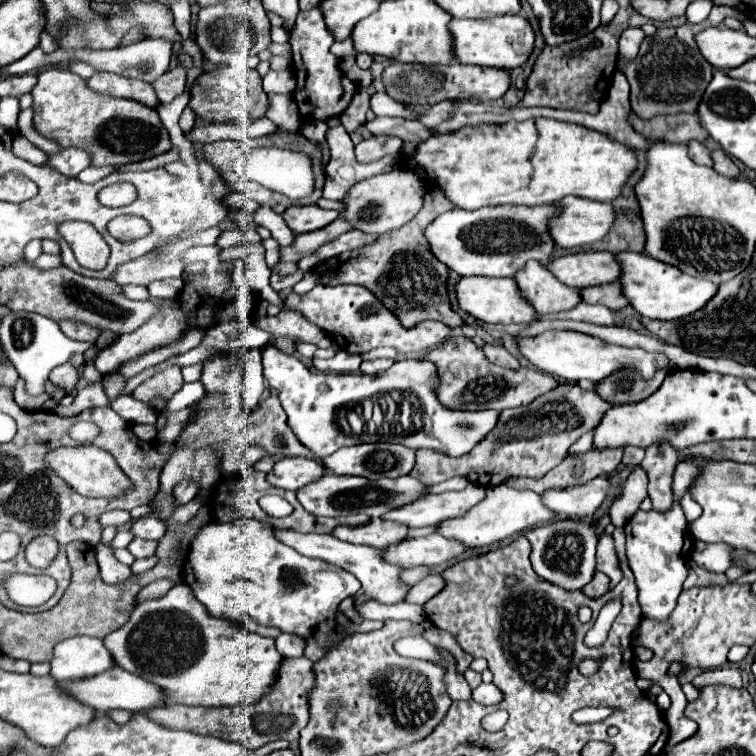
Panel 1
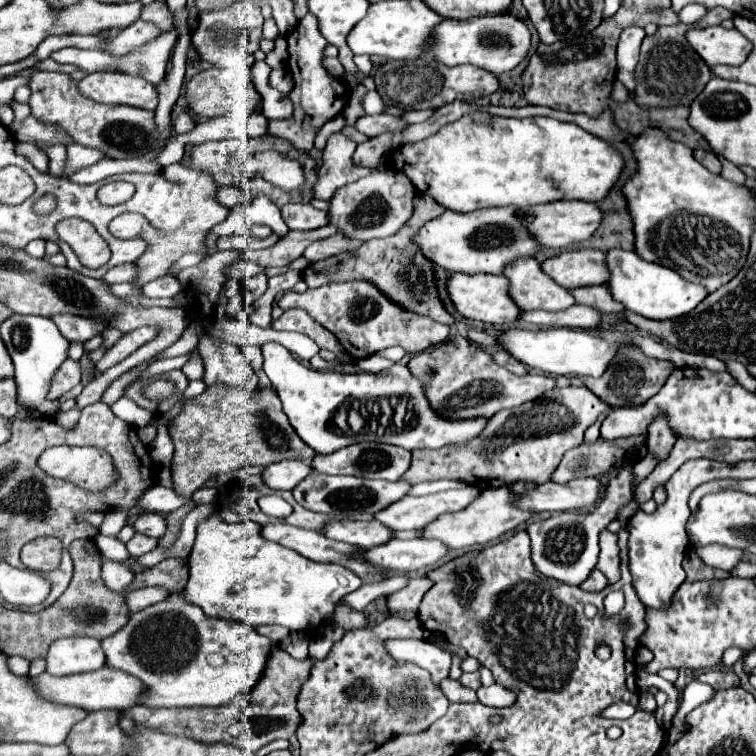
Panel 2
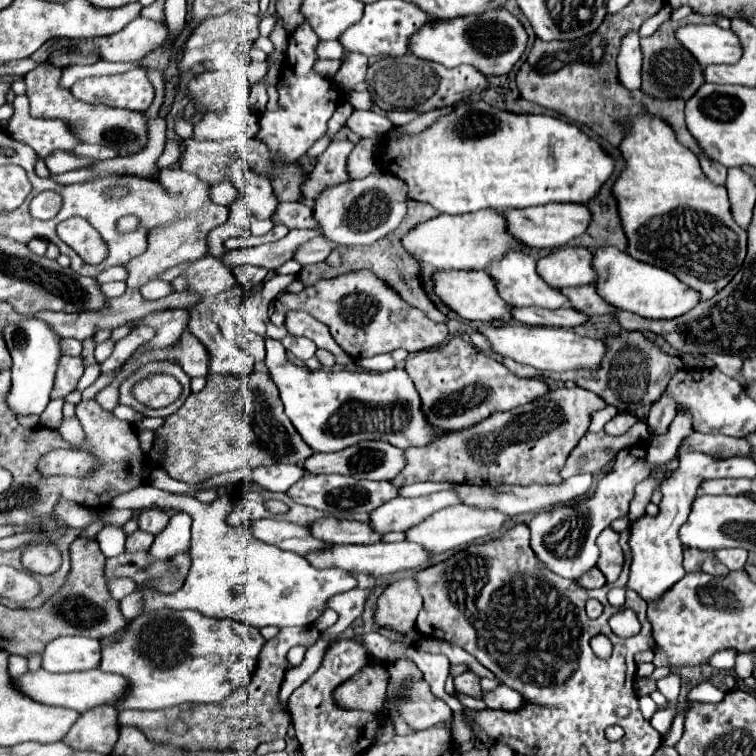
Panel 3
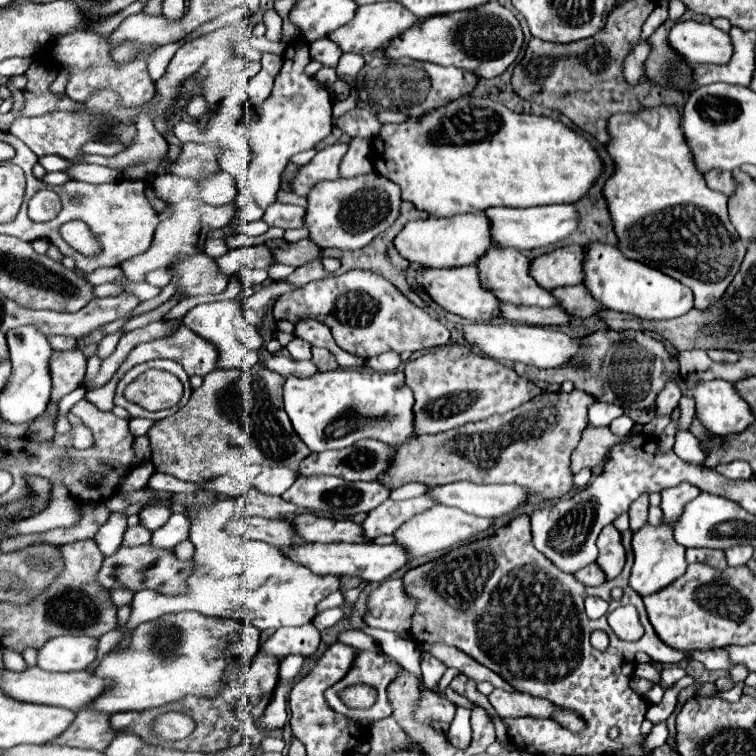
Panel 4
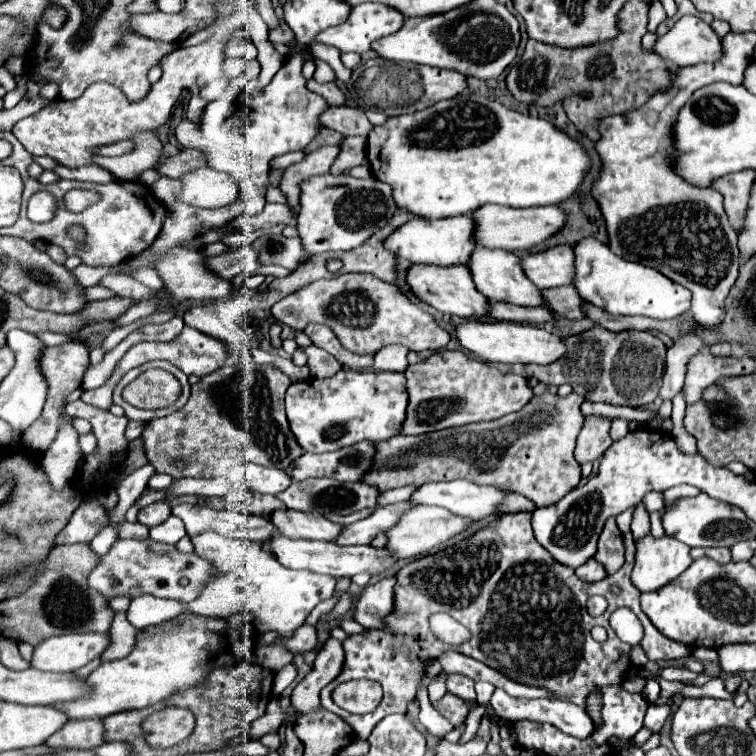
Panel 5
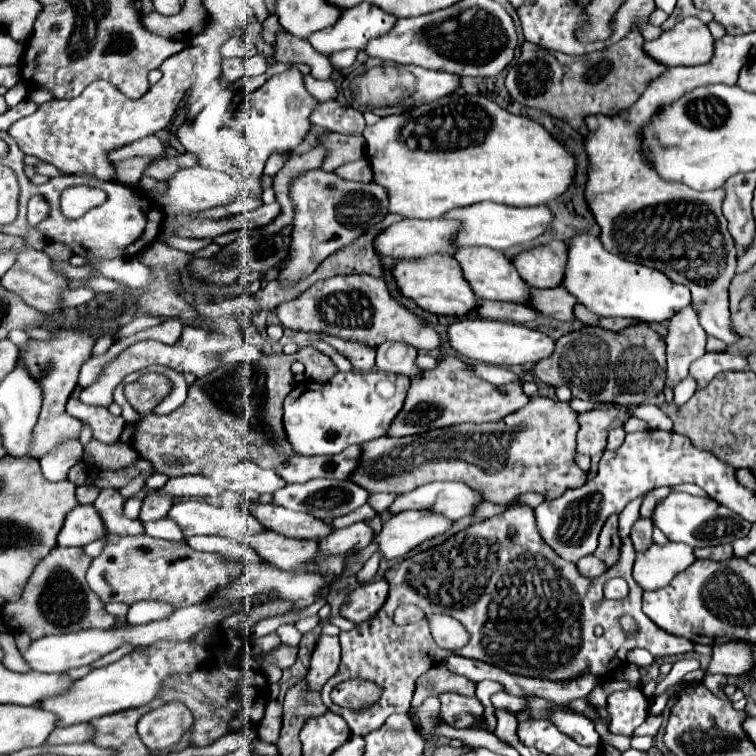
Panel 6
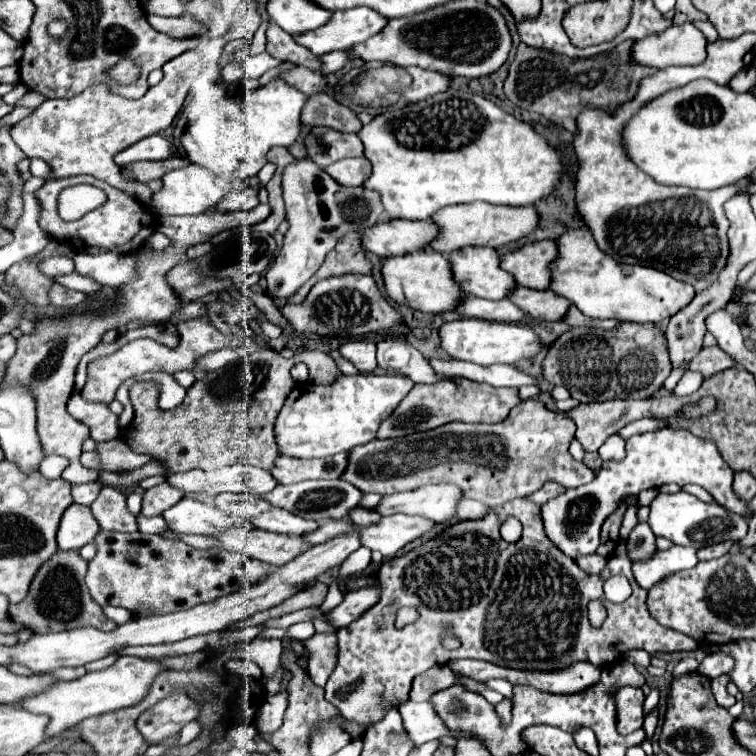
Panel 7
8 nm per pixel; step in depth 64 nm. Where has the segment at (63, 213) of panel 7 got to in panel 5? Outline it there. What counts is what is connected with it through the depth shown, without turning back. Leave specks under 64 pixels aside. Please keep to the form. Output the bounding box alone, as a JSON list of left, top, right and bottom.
[64,190,96,212]

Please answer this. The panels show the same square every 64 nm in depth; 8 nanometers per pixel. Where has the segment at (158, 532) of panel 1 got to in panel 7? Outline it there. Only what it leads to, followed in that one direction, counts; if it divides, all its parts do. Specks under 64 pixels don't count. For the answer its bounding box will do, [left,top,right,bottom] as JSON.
[142,482,184,518]

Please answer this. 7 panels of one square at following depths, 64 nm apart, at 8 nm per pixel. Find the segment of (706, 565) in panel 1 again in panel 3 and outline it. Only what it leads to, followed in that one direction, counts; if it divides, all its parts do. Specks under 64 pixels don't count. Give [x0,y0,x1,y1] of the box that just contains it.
[712,548,748,570]

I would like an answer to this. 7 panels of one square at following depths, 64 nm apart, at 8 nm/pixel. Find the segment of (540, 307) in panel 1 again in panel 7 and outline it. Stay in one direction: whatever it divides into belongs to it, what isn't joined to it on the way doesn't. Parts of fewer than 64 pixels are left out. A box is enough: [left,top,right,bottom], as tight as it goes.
[448,246,516,300]

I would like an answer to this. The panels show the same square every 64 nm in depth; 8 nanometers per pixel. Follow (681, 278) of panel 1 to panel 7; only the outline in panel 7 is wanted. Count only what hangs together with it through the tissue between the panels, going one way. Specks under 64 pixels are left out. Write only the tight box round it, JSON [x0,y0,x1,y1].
[550,228,694,324]

